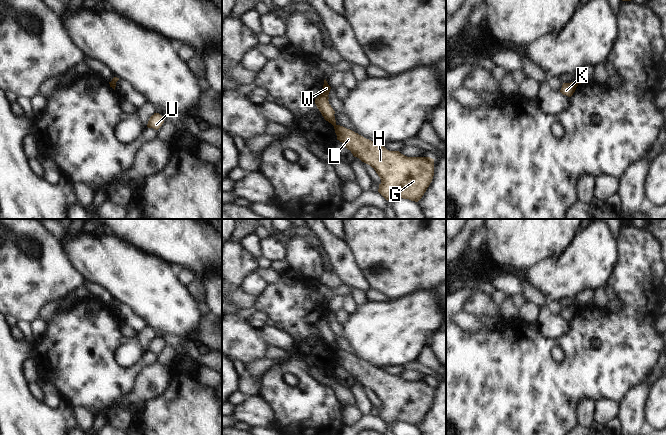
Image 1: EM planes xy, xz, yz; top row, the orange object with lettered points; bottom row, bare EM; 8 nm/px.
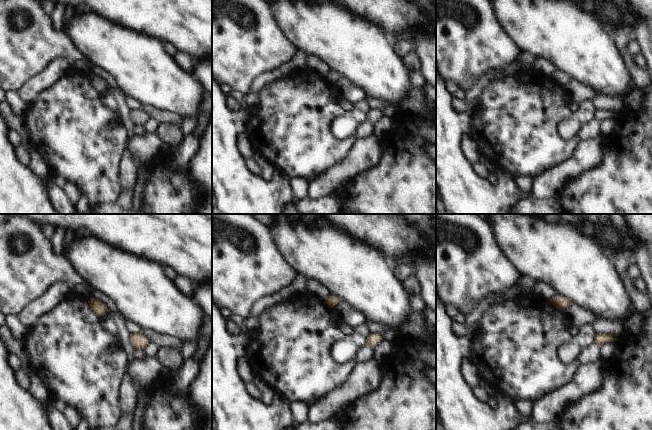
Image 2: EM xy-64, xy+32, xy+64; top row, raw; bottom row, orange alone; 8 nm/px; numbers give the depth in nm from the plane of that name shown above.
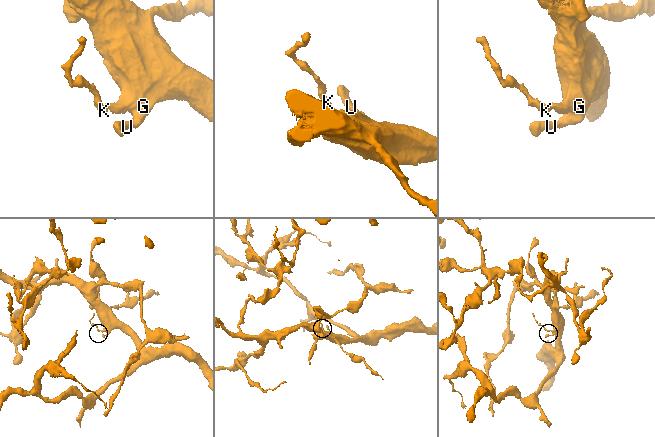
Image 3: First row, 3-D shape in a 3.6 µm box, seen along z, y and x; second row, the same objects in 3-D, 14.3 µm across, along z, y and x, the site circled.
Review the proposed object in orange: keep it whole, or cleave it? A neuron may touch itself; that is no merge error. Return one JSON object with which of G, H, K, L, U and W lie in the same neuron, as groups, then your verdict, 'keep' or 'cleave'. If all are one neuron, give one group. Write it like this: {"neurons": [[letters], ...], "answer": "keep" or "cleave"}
{"neurons": [["G", "H", "L", "U"], ["K", "W"]], "answer": "cleave"}

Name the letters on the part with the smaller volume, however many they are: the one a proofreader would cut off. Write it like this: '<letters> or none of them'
K, W

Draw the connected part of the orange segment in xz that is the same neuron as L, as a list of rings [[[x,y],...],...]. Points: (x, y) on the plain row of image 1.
[[[335,349],[334,353],[337,364],[376,395],[381,403],[378,416],[387,425],[400,421],[418,426],[422,422],[434,400],[434,383],[407,381],[343,350]]]

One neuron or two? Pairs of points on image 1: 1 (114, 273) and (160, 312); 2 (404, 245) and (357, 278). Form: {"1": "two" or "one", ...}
{"1": "one", "2": "two"}

